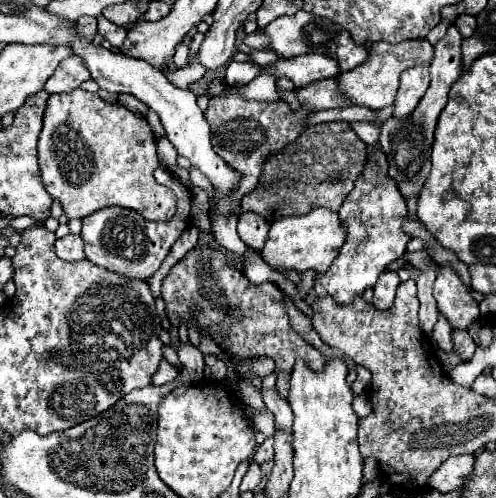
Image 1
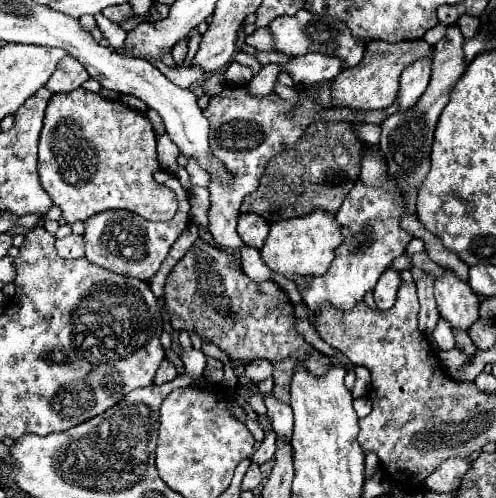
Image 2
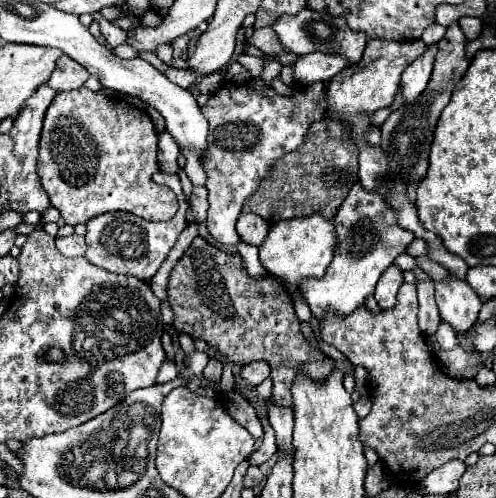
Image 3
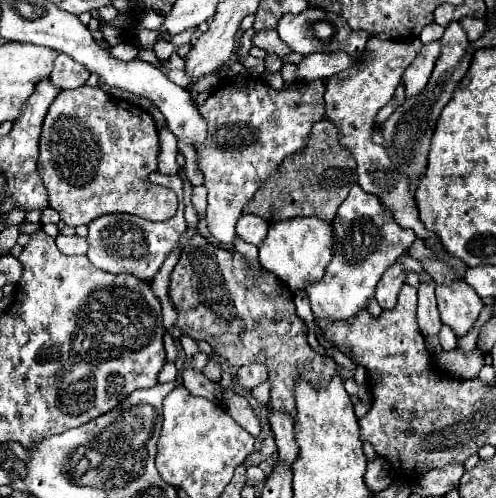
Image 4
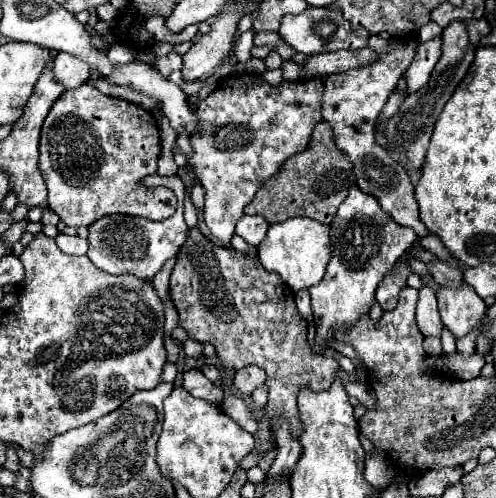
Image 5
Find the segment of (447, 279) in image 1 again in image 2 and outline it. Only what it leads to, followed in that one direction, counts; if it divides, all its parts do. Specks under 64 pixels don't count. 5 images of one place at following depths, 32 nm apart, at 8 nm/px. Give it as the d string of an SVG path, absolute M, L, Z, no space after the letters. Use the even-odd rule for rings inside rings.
M444 270L434 284L434 296L438 302L440 316L452 324L456 330L468 330L478 320L480 302L472 288L458 280L452 270Z

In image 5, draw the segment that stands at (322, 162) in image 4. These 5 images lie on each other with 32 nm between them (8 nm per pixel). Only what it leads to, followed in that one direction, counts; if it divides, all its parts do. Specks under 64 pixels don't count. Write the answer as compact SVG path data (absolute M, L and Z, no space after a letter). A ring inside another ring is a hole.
M318 122L312 130L306 150L290 156L280 170L266 180L266 184L256 192L254 200L244 208L244 214L258 214L270 224L284 222L294 216L308 216L330 224L336 216L338 206L348 196L348 190L356 184L356 174L352 172L352 162L336 146L332 126L328 122Z

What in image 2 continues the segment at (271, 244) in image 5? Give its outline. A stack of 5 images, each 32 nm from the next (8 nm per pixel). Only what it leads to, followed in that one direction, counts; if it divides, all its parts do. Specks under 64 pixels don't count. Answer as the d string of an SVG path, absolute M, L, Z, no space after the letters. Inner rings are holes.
M314 210L300 218L288 218L274 222L270 226L270 234L262 246L262 260L266 266L278 274L284 274L286 278L292 276L322 276L330 262L336 256L336 248L342 244L344 236L340 230L340 224L336 222L336 216L326 210Z

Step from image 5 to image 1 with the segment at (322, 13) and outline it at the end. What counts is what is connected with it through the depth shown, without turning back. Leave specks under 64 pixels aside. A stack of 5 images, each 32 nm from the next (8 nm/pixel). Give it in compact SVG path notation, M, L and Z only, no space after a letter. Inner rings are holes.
M302 10L296 12L294 16L278 18L276 22L262 28L262 32L268 36L268 50L276 52L282 58L292 58L292 56L316 52L316 54L324 54L324 56L334 58L340 66L340 72L348 72L368 60L368 50L364 46L354 44L350 40L350 34L344 28L340 28L338 24L332 24L330 20L320 20L320 18L316 18L308 12L302 12Z

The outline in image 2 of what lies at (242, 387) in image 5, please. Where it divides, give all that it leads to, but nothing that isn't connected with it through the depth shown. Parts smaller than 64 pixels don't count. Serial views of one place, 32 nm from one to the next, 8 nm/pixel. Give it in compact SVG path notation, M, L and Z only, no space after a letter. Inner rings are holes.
M254 360L246 366L246 376L252 382L262 382L264 378L268 378L274 370L274 364L270 360Z

